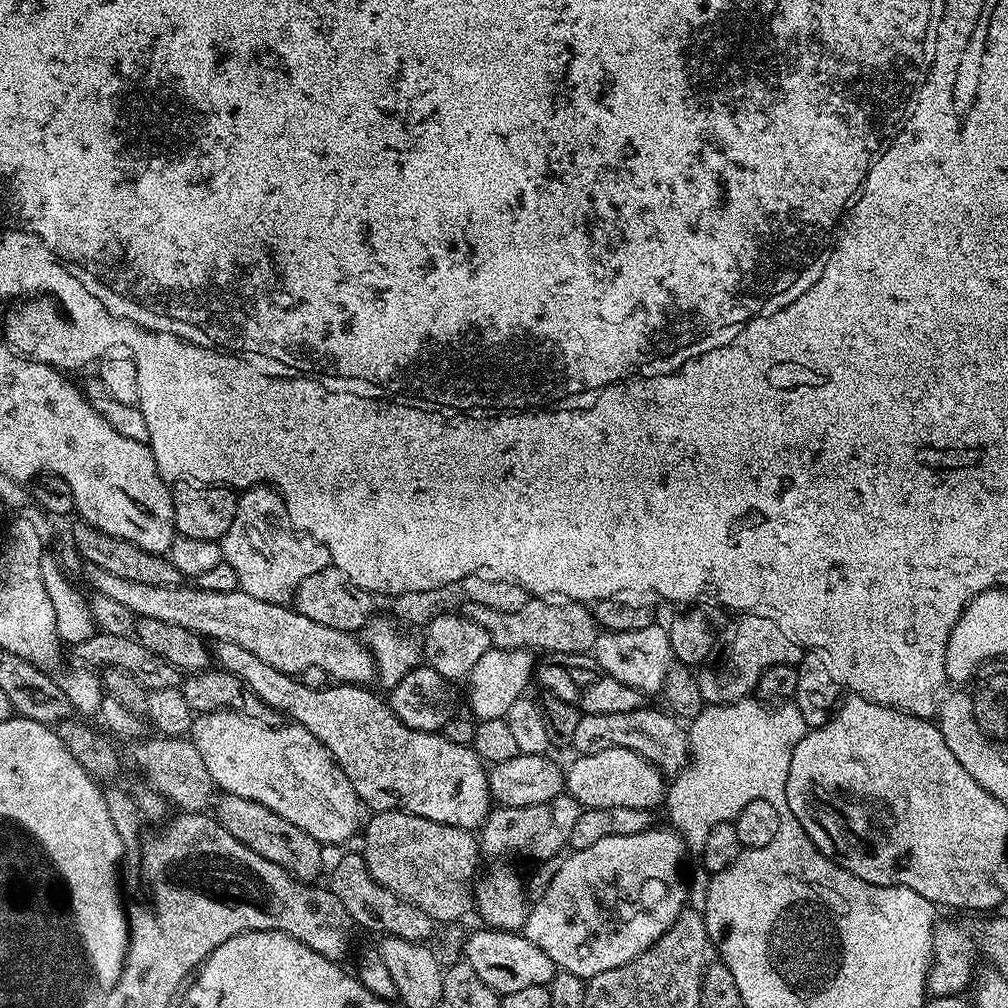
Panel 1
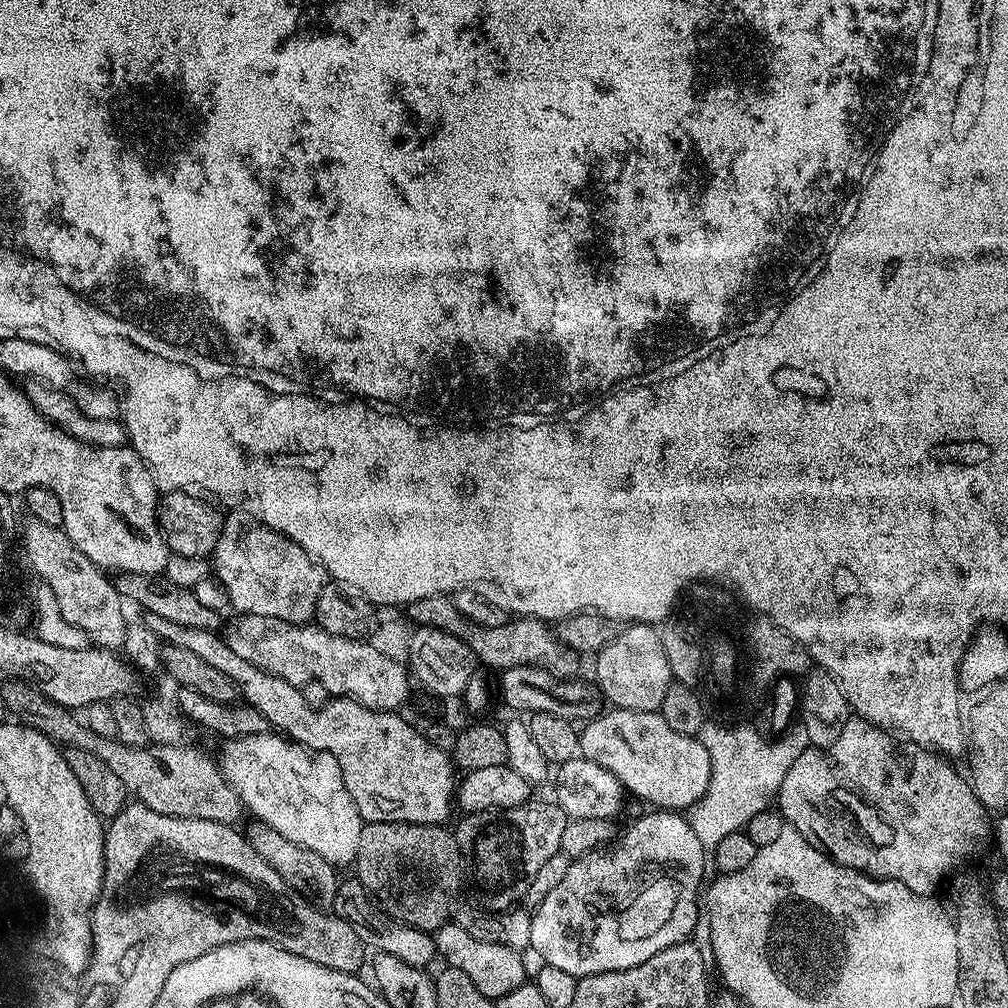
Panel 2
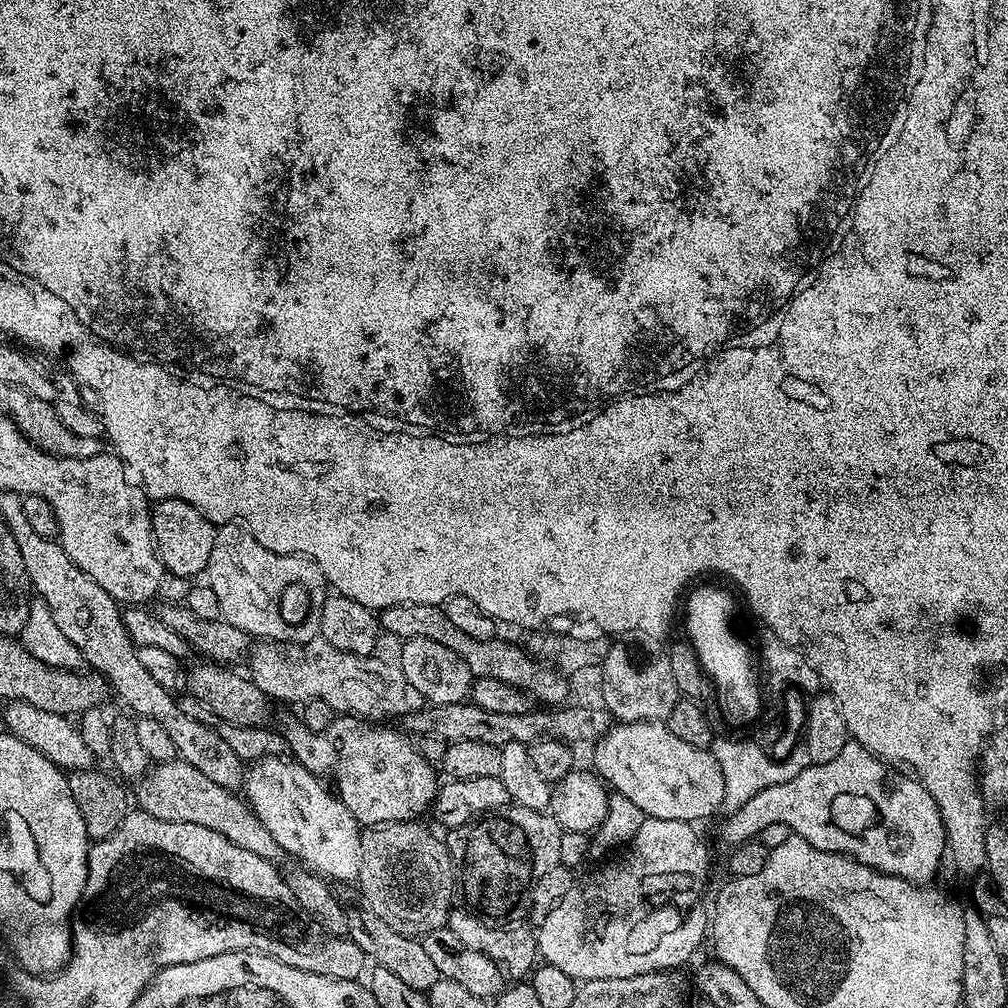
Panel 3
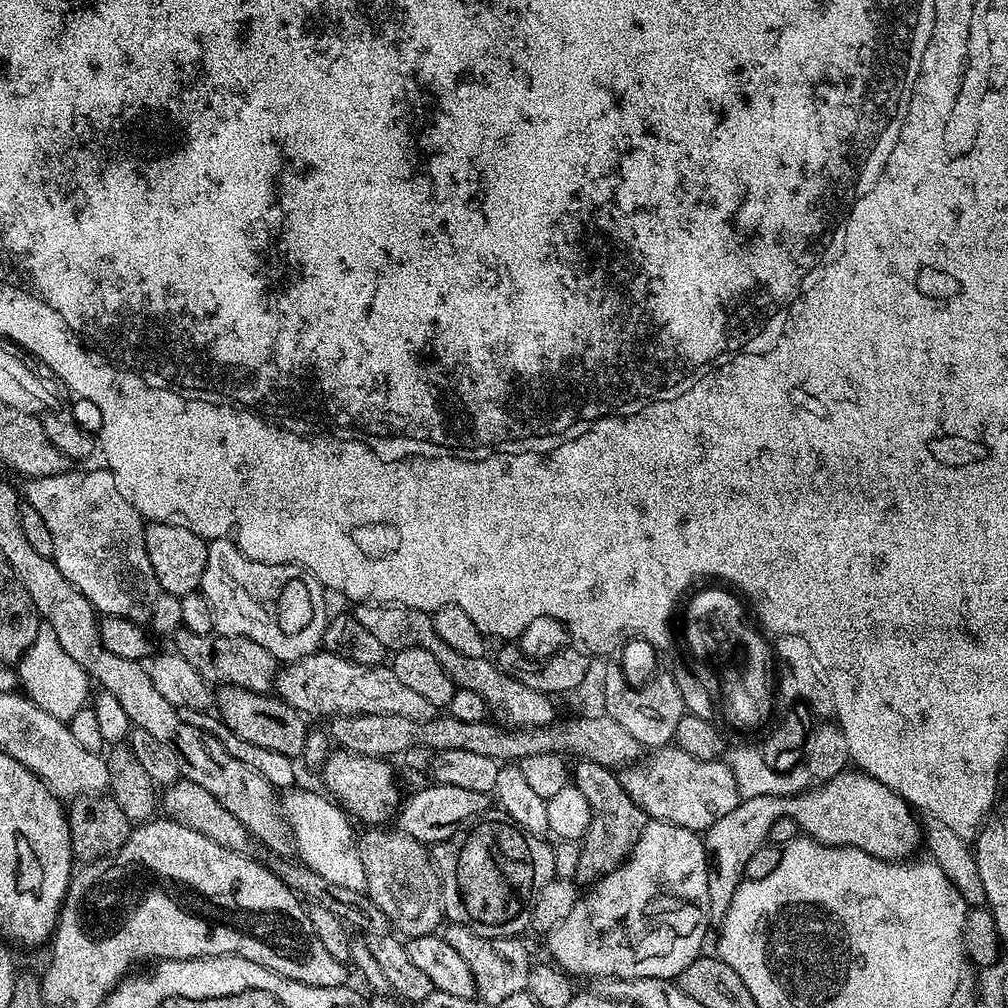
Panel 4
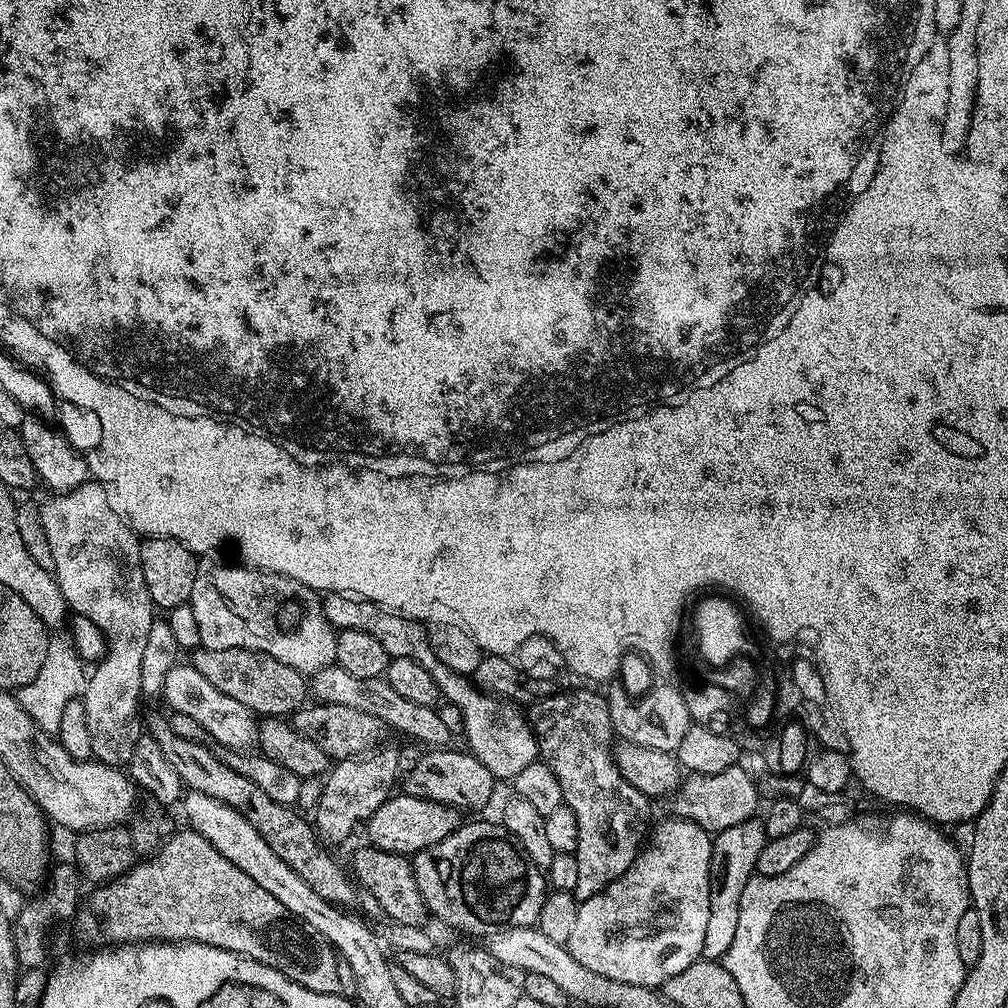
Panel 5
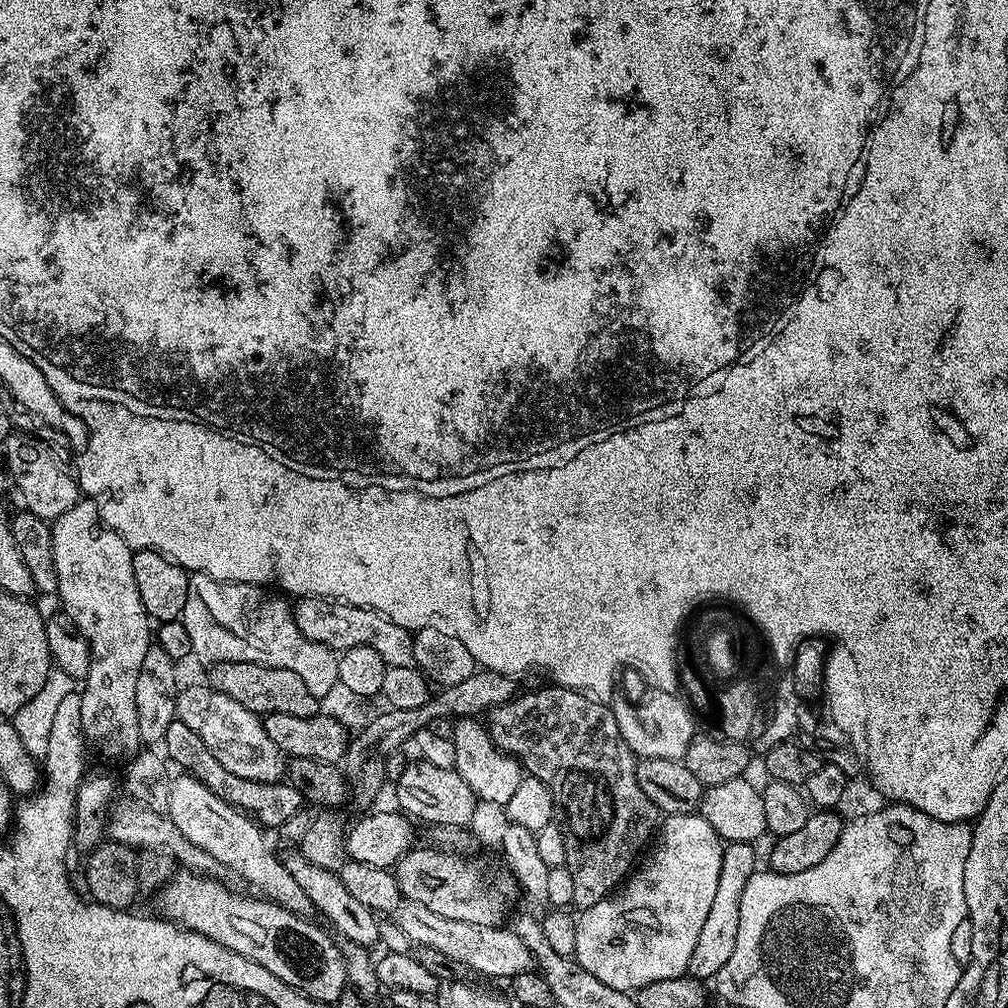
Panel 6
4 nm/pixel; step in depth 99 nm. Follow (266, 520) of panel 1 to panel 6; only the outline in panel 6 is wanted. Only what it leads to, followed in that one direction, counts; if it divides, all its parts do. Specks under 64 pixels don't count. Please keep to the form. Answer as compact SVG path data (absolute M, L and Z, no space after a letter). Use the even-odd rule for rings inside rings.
M205 572L189 575L186 606L182 619L186 626L186 634L190 634L192 656L200 659L204 666L254 662L271 668L294 670L294 674L302 678L306 690L310 690L310 694L321 698L329 693L330 686L340 682L338 678L339 655L331 648L306 638L302 630L298 630L296 619L292 616L293 605L287 604L284 601L287 599L283 595L273 592L258 584L229 584L227 580L215 580L207 576Z

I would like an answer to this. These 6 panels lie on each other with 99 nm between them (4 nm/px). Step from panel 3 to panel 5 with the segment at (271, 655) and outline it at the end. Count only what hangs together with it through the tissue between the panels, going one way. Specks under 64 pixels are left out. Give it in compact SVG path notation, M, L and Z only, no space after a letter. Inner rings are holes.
M338 666L323 668L314 673L310 680L310 692L321 704L341 704L342 706L356 707L358 710L370 712L379 716L385 725L397 728L408 736L413 736L415 743L427 746L432 750L440 750L454 740L454 733L446 730L439 711L430 704L415 704L408 698L402 698L396 690L388 685L387 679L363 680L354 678L354 674L346 674Z

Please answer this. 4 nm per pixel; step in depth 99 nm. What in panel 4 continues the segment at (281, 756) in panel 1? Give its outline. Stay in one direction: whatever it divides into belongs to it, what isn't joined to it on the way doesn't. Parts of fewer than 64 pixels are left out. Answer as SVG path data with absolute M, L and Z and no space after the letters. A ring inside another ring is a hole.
M310 792L308 794L285 793L280 802L280 812L293 837L294 850L299 861L336 886L348 890L366 890L366 874L363 869L359 843L352 830L351 819L329 797Z

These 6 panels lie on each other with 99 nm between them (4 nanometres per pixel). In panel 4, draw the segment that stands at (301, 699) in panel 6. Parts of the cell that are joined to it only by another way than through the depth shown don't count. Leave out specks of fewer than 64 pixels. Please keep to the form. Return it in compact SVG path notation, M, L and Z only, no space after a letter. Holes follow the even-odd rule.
M181 626L174 633L175 640L176 646L174 646L174 652L184 658L209 685L219 686L229 684L230 686L244 687L246 690L261 693L267 693L273 687L278 671L278 661L276 657L270 654L270 650L266 650L266 646L258 646L258 642L254 642L250 638L218 636L215 634L210 636L206 634L194 634Z

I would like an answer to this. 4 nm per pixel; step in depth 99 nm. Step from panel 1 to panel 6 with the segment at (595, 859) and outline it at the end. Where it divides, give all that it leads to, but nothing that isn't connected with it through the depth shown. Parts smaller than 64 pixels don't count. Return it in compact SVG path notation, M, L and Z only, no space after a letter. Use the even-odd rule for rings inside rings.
M687 812L667 815L659 825L655 844L656 849L645 868L637 867L612 895L583 909L576 920L576 963L594 974L598 982L606 982L606 986L619 992L632 994L642 986L650 986L650 982L662 982L687 973L690 954L694 954L698 934L710 914L710 905L718 890L725 845L704 816Z

